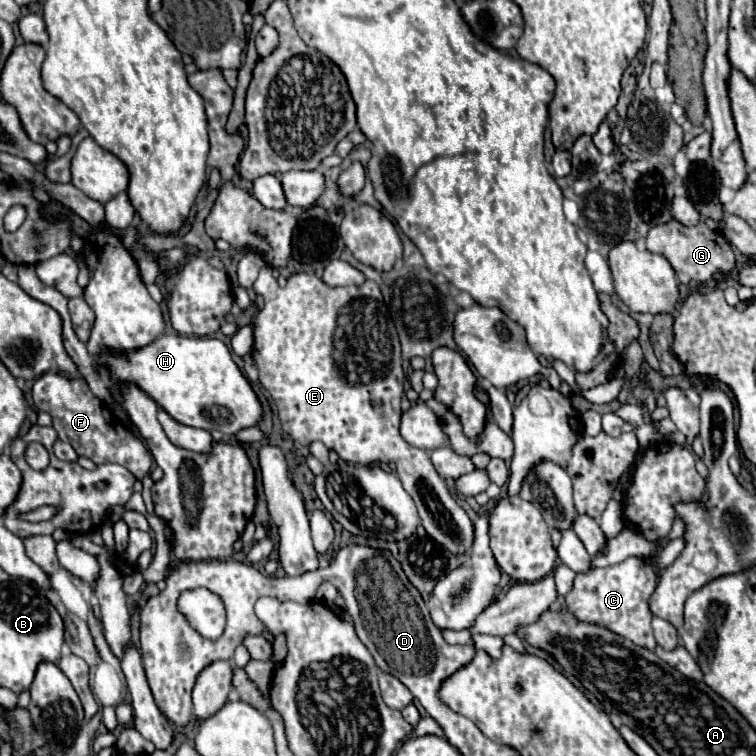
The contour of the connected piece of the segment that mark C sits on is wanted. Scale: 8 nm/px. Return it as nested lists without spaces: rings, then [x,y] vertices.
[[[628,557],[618,565],[592,569],[588,573],[578,573],[572,591],[564,597],[566,601],[564,611],[576,615],[576,619],[580,619],[582,623],[606,627],[616,635],[624,635],[638,647],[654,651],[656,641],[650,627],[652,613],[648,609],[648,597],[652,595],[656,581],[658,579],[652,571],[652,565],[646,565],[638,557]]]

